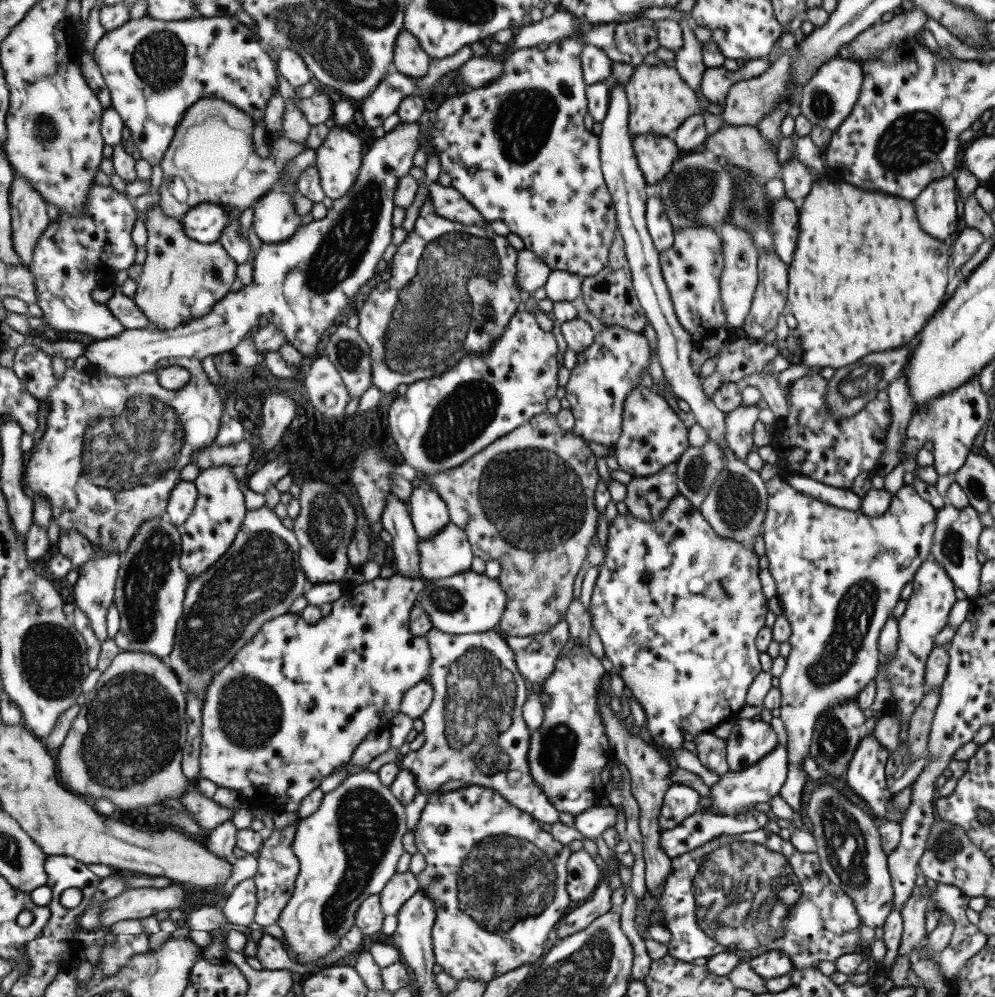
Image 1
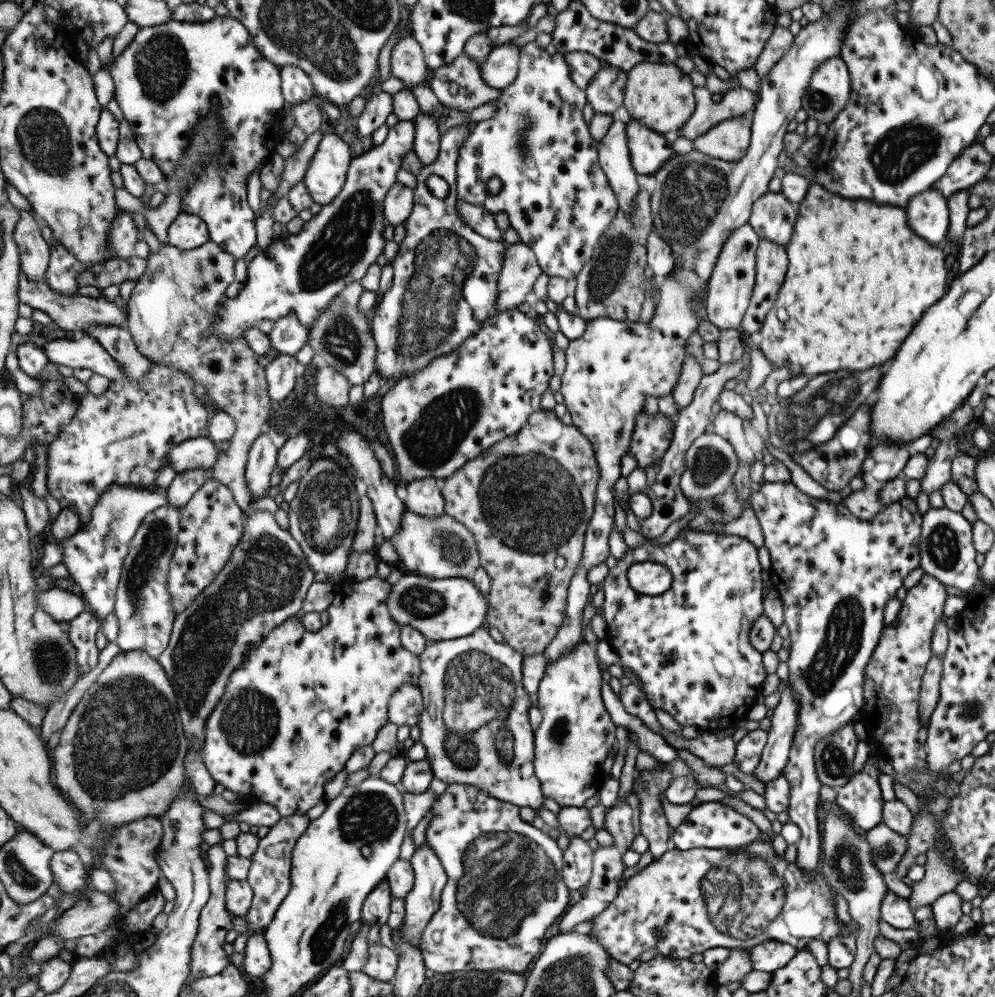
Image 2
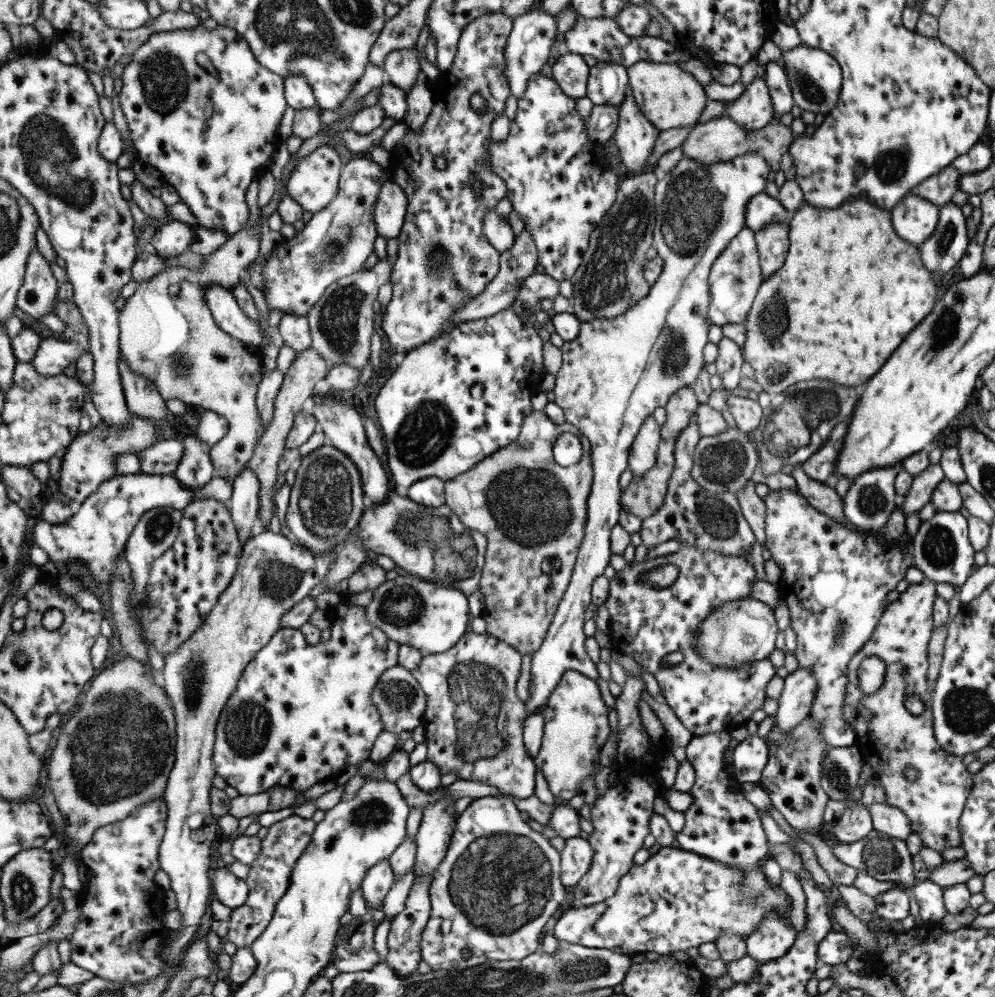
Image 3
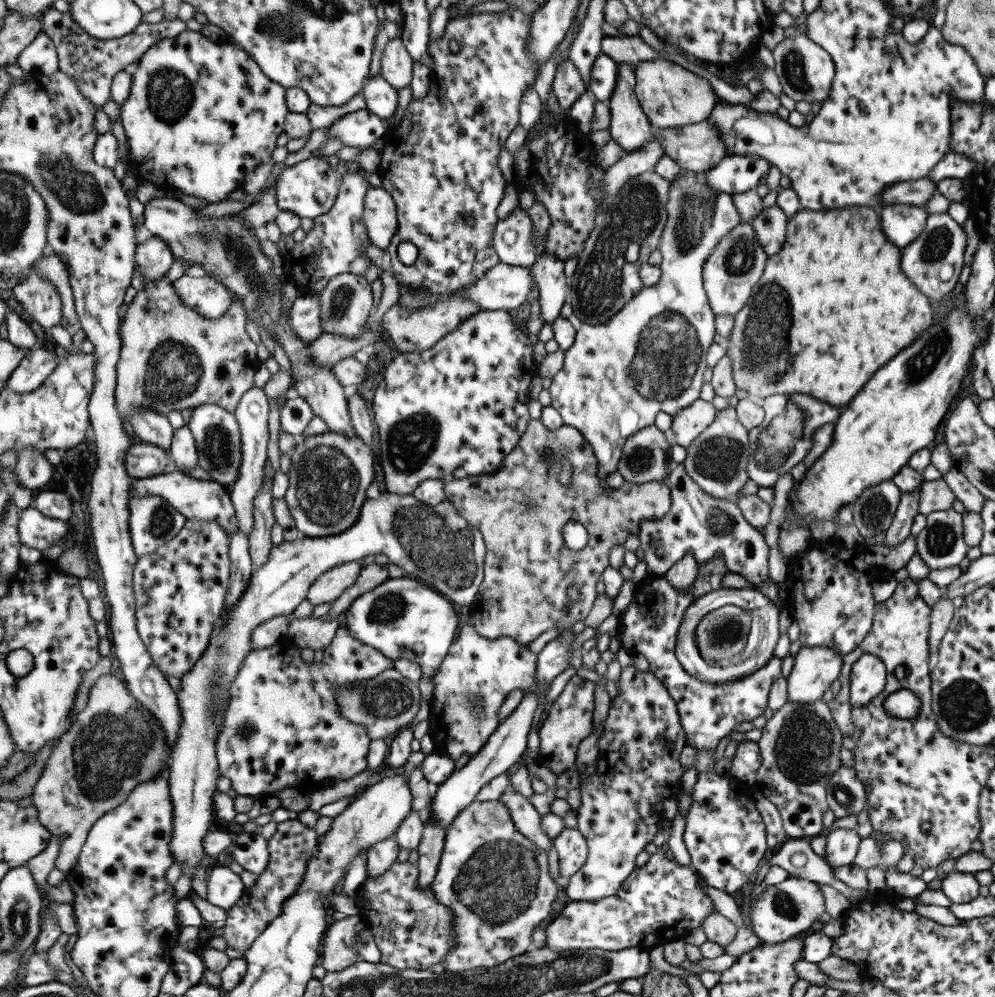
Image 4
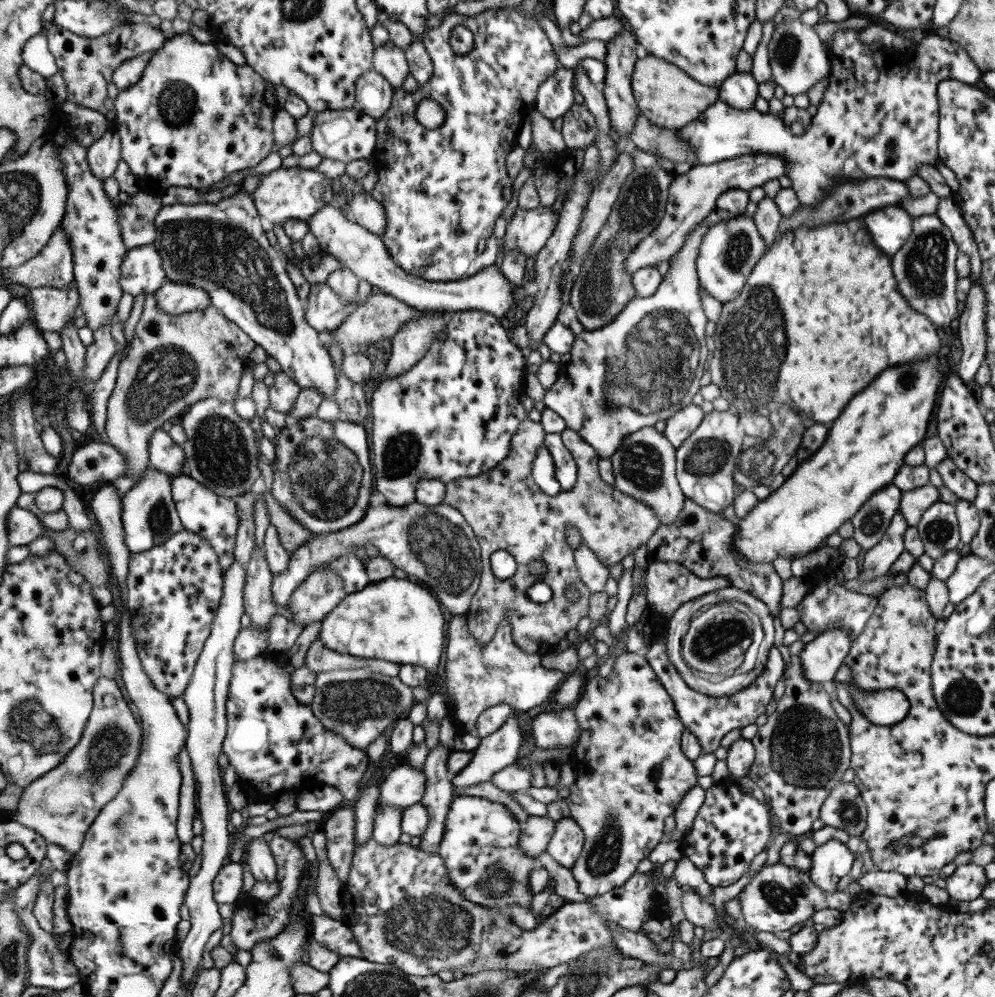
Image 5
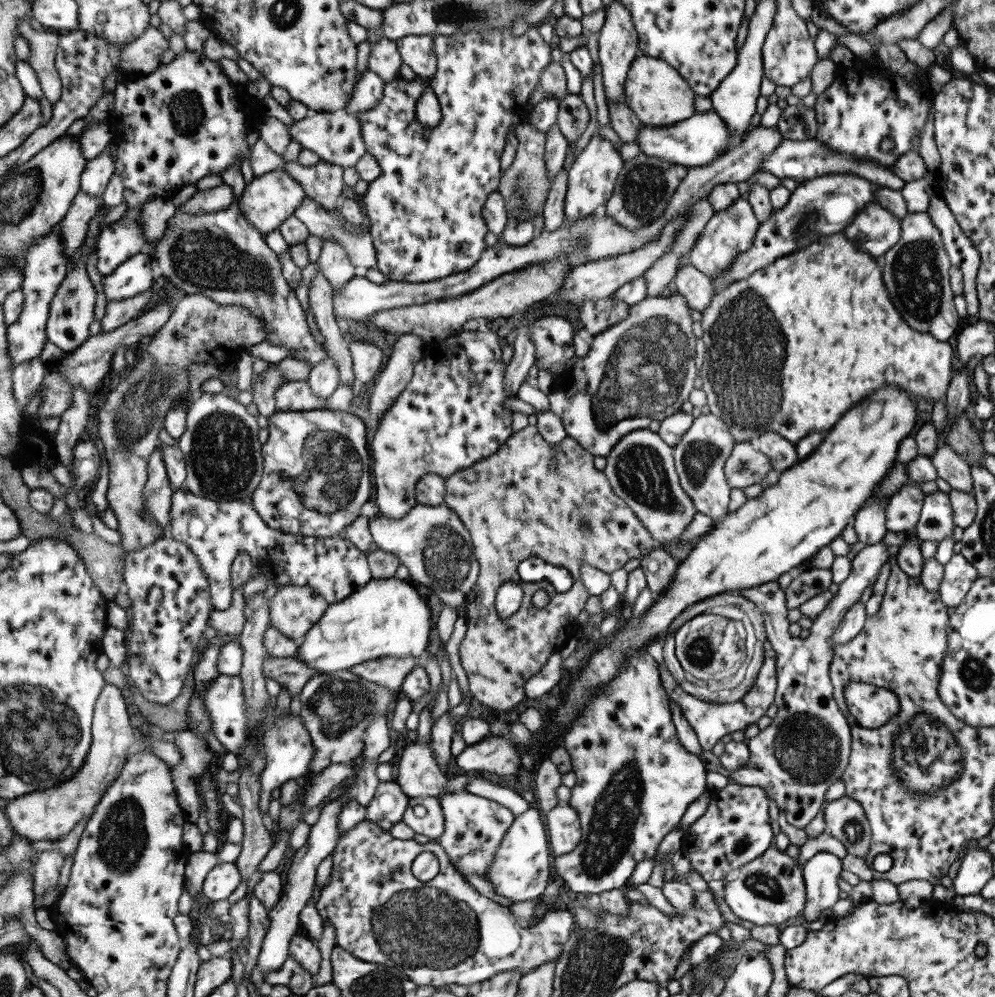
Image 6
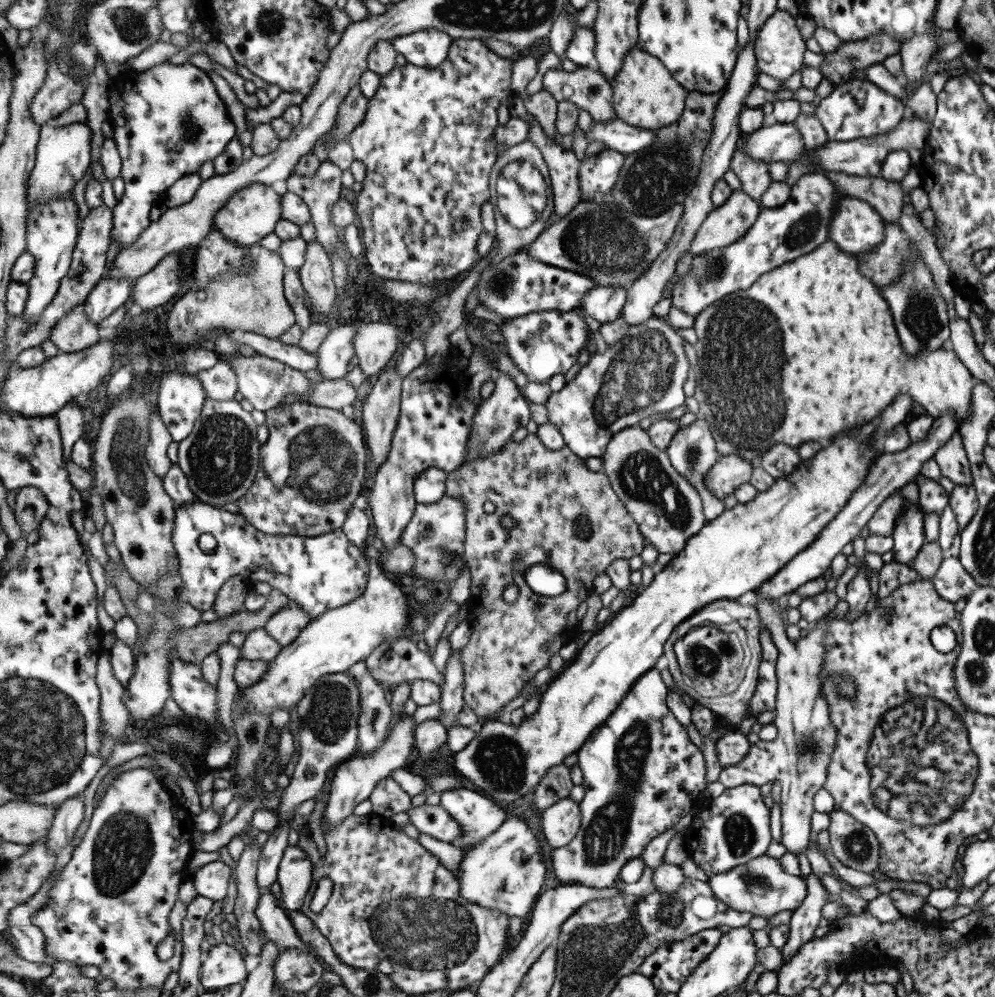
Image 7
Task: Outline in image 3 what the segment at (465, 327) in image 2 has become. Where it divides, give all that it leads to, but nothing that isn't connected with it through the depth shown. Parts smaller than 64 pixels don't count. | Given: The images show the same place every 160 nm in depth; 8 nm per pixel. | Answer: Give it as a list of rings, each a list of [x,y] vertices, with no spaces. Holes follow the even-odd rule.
[[[487,13],[465,27],[461,35],[458,53],[453,67],[444,78],[440,76],[432,82],[435,108],[429,115],[425,132],[411,132],[405,136],[403,144],[390,148],[390,162],[386,168],[396,182],[407,192],[409,212],[398,241],[397,258],[392,269],[391,284],[393,295],[386,306],[381,328],[388,338],[393,352],[415,351],[419,346],[433,342],[443,331],[456,326],[452,318],[458,308],[465,306],[475,296],[479,296],[488,284],[498,275],[501,261],[505,255],[499,252],[484,233],[486,214],[496,209],[499,202],[506,198],[508,184],[494,171],[489,157],[491,126],[493,120],[507,109],[511,97],[509,78],[505,74],[507,67],[506,48],[514,29],[514,18],[503,13]],[[480,95],[485,100],[487,113],[479,113],[471,106],[471,96]],[[443,156],[446,167],[439,170],[435,158]],[[476,180],[482,184],[481,194],[475,192]]]

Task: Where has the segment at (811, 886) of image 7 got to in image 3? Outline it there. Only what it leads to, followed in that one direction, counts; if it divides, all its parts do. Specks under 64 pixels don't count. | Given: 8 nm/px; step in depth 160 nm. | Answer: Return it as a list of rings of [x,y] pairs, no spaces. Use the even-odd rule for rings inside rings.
[[[856,802],[852,806],[845,805],[845,810],[841,813],[840,818],[836,820],[835,826],[833,826],[833,836],[841,844],[851,844],[865,838],[873,829],[868,807]]]

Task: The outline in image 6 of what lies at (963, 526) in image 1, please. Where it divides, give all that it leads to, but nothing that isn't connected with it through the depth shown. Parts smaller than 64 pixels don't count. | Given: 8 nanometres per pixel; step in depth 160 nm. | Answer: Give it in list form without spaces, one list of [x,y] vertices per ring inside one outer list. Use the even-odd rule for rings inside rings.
[[[942,491],[925,494],[922,500],[915,534],[920,542],[933,540],[935,544],[952,535],[954,522],[948,494]]]

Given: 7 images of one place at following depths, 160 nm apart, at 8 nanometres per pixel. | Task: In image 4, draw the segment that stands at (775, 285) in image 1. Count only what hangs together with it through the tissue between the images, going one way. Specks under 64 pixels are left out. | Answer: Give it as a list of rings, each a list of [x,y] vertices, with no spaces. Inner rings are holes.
[[[776,205],[763,208],[751,220],[756,239],[767,257],[779,252],[785,240],[788,218]]]

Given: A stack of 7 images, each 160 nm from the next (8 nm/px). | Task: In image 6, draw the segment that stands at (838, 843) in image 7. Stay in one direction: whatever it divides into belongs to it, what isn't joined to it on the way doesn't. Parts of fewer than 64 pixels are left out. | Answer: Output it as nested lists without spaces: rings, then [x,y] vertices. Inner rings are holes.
[[[843,795],[831,802],[827,801],[822,811],[826,833],[841,842],[846,854],[864,859],[869,850],[871,833],[858,802]]]

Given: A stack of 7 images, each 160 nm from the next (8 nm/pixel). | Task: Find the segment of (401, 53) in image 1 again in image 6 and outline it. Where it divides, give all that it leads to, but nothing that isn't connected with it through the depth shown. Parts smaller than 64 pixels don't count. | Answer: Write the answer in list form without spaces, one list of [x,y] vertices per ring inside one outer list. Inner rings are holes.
[[[383,37],[371,44],[367,69],[379,74],[386,84],[400,78],[401,64],[404,61],[396,40]]]

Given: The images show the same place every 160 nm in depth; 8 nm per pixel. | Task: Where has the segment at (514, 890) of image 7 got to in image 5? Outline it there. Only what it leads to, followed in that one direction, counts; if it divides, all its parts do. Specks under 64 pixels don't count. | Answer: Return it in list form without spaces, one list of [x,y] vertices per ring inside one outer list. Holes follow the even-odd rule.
[[[530,816],[522,826],[520,838],[524,852],[539,860],[540,856],[548,850],[555,828],[556,822],[548,816]]]

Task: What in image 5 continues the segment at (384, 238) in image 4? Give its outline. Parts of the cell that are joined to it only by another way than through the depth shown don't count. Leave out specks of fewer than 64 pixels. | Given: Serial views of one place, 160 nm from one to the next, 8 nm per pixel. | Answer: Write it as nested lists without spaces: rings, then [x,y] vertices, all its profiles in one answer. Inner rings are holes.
[[[372,192],[355,195],[349,205],[349,214],[352,219],[364,226],[367,230],[380,237],[388,227],[387,211],[385,207],[373,197]]]

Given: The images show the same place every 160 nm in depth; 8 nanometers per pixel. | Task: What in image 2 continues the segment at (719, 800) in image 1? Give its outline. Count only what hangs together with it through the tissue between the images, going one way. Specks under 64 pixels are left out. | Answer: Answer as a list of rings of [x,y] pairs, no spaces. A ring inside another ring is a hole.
[[[788,683],[779,694],[779,702],[772,709],[766,743],[760,754],[758,767],[751,772],[763,784],[776,779],[788,759],[788,750],[796,729],[799,703]]]

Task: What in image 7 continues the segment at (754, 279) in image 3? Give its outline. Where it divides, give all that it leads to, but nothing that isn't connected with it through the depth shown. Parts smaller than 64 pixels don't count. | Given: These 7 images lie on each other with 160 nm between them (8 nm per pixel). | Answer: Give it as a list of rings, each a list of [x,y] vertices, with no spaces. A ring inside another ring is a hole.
[[[732,190],[729,198],[707,213],[696,228],[688,251],[699,256],[702,252],[733,244],[755,222],[761,207],[741,190]]]

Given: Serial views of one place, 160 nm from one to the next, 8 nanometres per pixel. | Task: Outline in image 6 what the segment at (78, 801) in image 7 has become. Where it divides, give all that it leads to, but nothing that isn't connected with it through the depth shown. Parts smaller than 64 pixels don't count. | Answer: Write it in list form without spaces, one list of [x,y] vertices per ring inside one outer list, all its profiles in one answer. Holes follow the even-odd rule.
[[[43,851],[34,868],[34,883],[36,896],[53,892],[54,886],[59,882],[61,866],[65,864],[65,857],[58,851]]]

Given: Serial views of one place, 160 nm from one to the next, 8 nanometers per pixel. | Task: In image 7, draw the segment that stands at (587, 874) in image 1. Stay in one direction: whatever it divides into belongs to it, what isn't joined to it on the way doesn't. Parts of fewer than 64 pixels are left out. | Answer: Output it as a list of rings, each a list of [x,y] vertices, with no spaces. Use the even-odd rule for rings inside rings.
[[[571,796],[541,811],[542,831],[551,847],[568,845],[577,836],[582,826],[581,811],[580,804]]]

